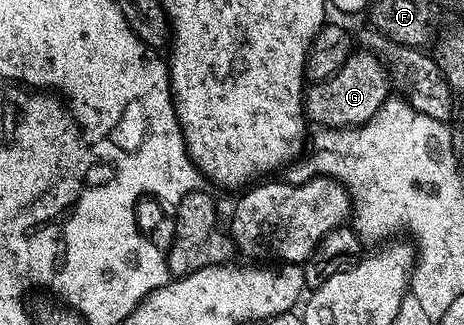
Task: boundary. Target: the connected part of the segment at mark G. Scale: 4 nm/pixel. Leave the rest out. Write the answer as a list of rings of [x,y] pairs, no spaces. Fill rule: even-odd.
[[[354,52],[332,78],[317,80],[306,89],[303,105],[305,117],[310,123],[318,122],[321,128],[361,126],[385,102],[391,94],[391,79],[384,62],[372,52]]]

